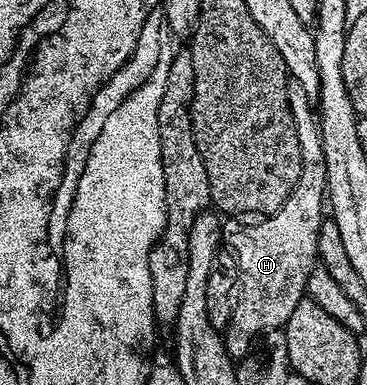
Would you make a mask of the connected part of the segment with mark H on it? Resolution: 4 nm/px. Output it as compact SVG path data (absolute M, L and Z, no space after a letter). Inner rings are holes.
M288 80L287 94L297 131L297 143L301 143L301 179L297 187L278 211L256 220L259 221L256 225L238 225L235 219L222 222L223 236L226 244L231 244L229 249L234 256L235 266L239 268L231 321L225 330L227 353L233 359L248 356L247 348L254 337L262 338L271 329L283 329L286 326L297 303L305 300L307 280L317 265L317 235L325 220L325 202L328 200L319 118L301 83Z

